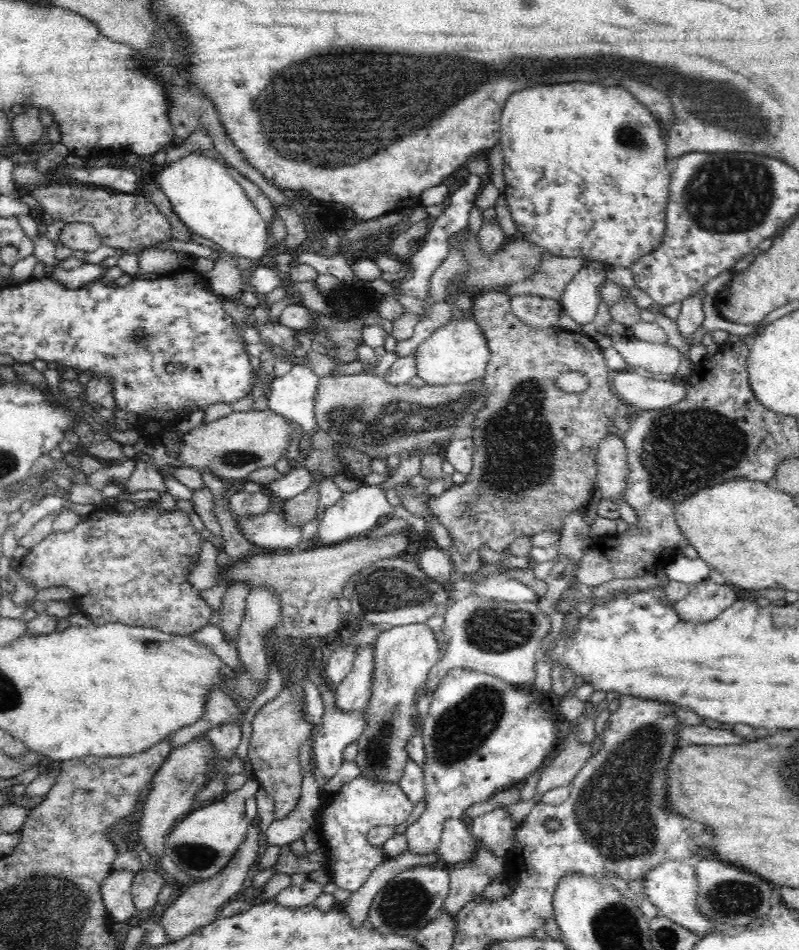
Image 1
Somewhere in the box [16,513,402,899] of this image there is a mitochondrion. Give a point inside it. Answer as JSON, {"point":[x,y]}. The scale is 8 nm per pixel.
{"point":[200,857]}

